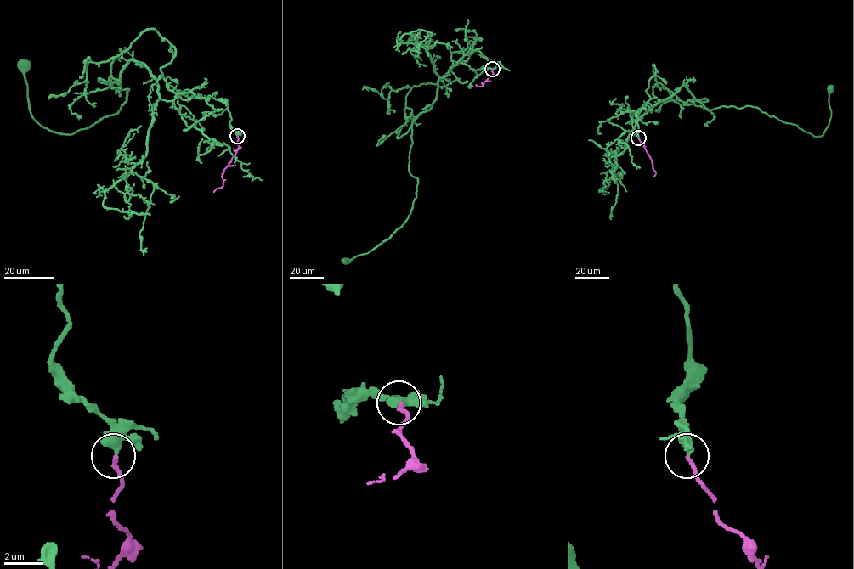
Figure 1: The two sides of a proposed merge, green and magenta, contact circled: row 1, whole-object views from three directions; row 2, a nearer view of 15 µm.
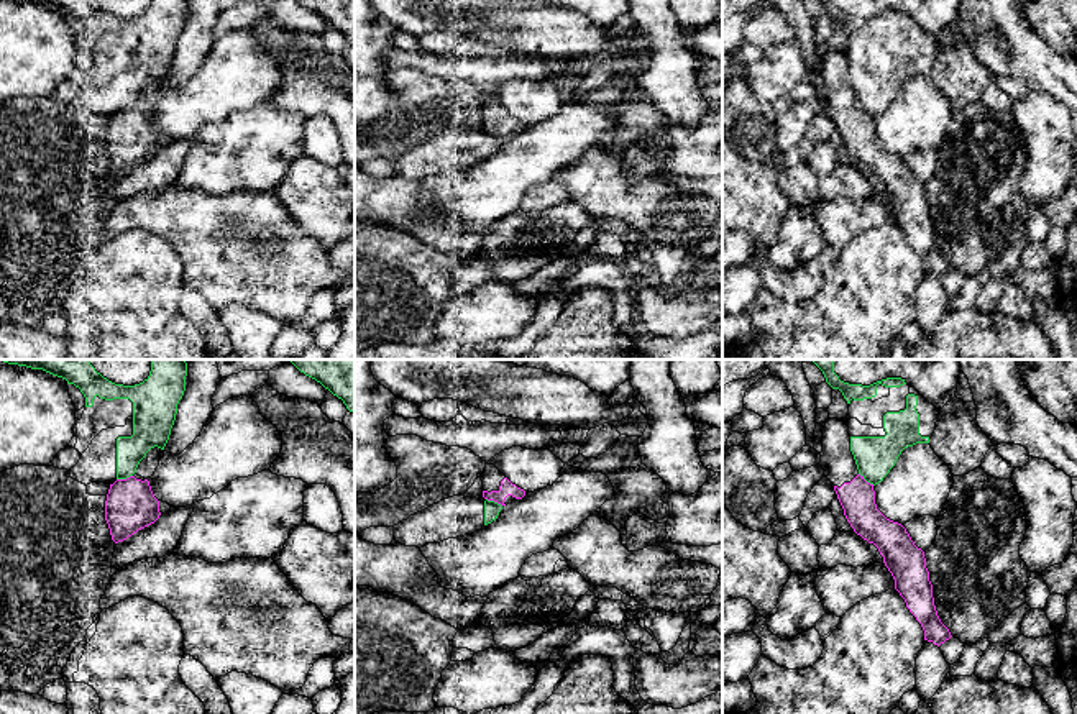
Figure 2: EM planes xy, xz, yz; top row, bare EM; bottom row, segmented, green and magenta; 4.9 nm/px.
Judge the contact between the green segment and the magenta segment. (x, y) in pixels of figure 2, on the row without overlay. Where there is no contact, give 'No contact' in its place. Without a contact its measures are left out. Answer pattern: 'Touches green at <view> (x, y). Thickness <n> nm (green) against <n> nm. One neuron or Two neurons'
Touches green at yz (867, 114). Thickness 190 nm (green) against 180 nm. Two neurons

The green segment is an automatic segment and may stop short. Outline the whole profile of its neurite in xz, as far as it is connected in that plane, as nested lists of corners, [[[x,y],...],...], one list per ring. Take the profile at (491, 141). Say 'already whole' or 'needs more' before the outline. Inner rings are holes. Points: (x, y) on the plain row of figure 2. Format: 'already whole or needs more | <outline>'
needs more | [[[453,128],[394,158],[396,176],[425,179],[471,167],[497,151],[502,138],[483,128]]]

